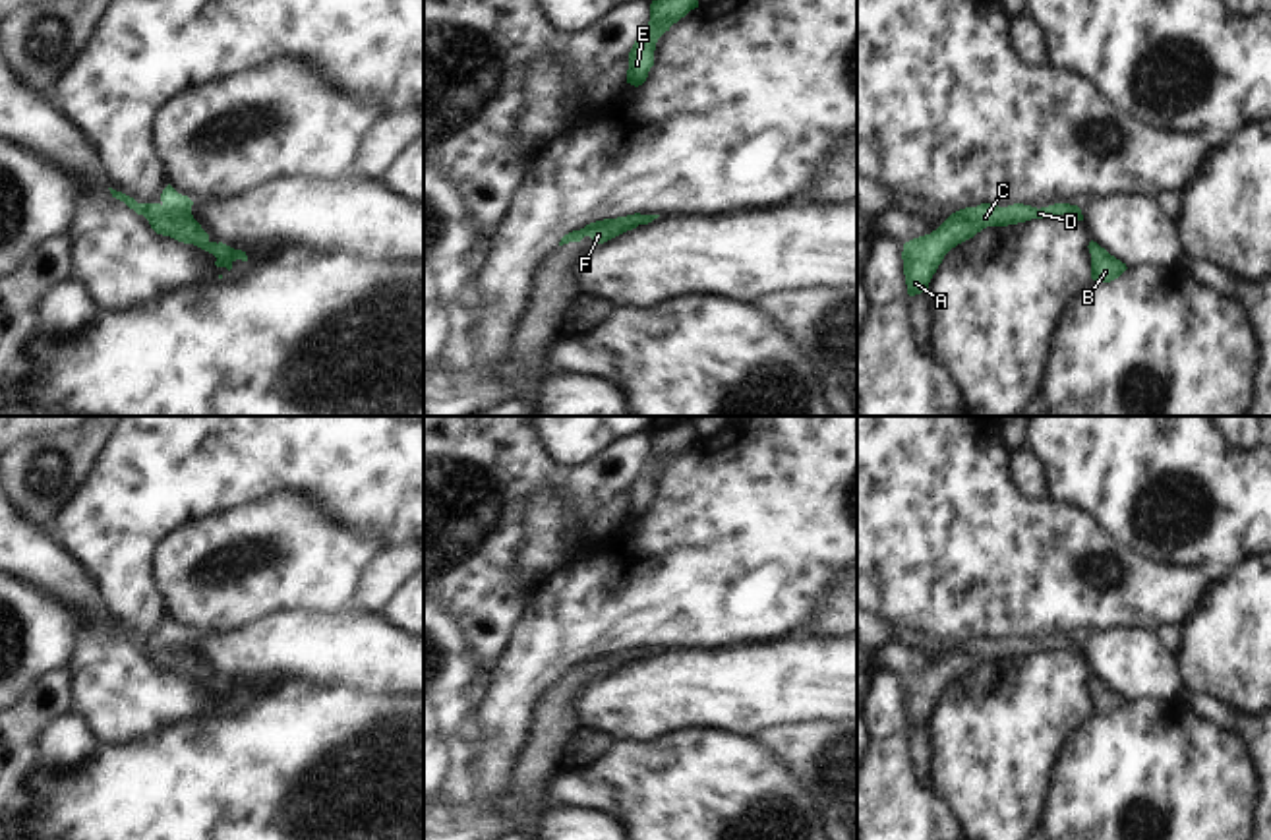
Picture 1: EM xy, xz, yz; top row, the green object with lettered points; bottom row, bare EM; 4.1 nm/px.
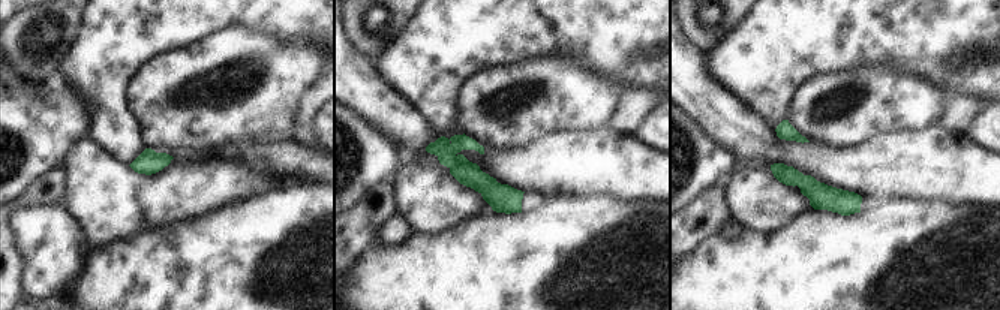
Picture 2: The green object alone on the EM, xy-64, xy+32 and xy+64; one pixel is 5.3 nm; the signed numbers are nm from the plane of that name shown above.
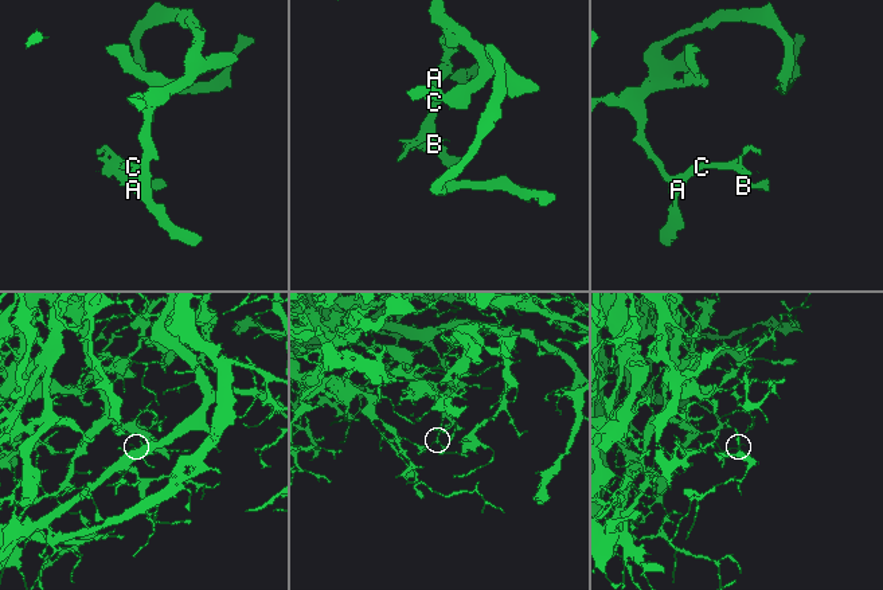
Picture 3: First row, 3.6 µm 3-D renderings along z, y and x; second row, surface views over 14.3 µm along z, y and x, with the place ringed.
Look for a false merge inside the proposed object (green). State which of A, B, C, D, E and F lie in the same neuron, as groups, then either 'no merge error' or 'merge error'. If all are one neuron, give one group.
A B C D E F | no merge error

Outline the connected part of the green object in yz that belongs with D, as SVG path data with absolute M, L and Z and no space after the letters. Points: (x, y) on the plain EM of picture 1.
M981 637L977 641L965 641L952 646L931 668L913 672L903 677L902 693L907 728L915 730L925 726L944 689L958 677L973 672L983 662L1008 660L1031 652L1047 652L1058 648L1083 654L1081 643L1070 637L1054 637L1041 643L1023 637L1014 637L1008 641Z

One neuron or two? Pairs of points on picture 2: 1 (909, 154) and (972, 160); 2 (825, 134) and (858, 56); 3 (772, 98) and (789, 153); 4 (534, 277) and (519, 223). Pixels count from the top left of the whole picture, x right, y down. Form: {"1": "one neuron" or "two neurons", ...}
{"1": "one neuron", "2": "two neurons", "3": "two neurons", "4": "one neuron"}

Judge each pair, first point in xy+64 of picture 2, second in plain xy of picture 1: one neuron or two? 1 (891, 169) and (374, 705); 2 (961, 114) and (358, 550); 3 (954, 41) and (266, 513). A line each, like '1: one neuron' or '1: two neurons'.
1: two neurons
2: two neurons
3: two neurons

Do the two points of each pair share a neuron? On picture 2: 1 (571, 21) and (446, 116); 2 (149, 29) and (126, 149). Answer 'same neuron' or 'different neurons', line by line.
1: same neuron
2: same neuron

